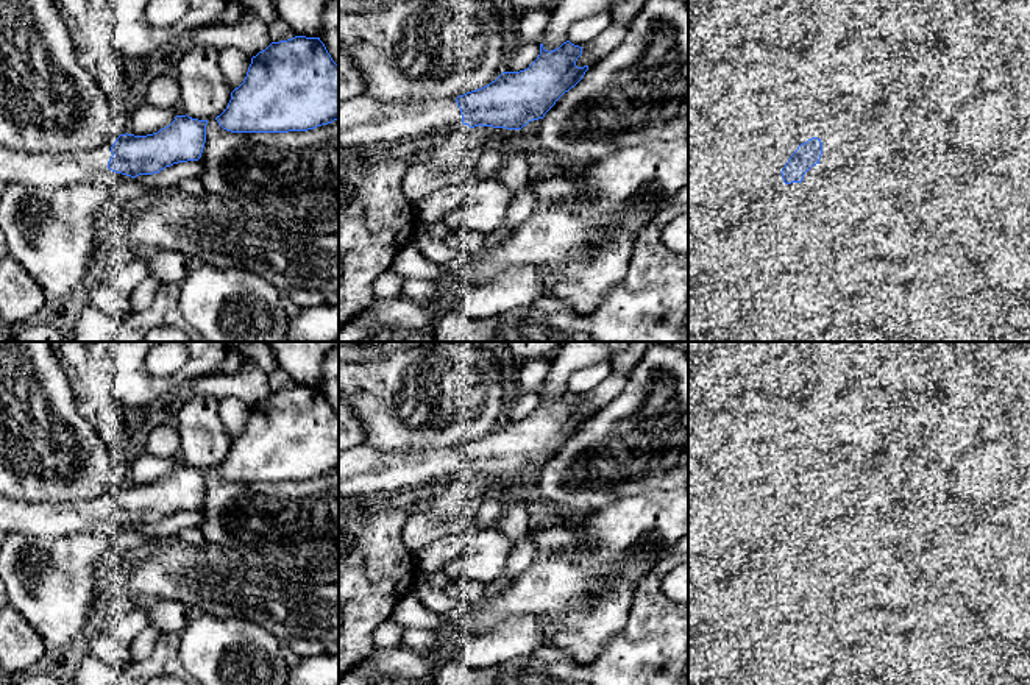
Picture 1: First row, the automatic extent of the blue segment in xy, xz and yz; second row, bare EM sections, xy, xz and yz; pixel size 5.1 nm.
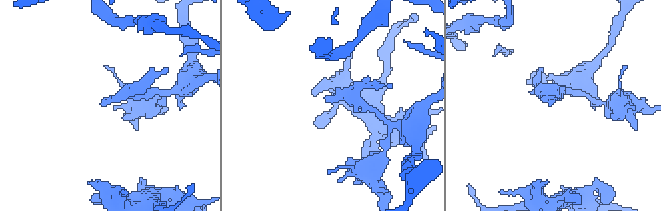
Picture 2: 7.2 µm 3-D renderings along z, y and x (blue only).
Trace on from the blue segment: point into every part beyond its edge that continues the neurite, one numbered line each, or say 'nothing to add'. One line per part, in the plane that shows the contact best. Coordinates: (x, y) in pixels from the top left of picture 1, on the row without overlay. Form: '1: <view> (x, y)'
1: xz (364, 472)

